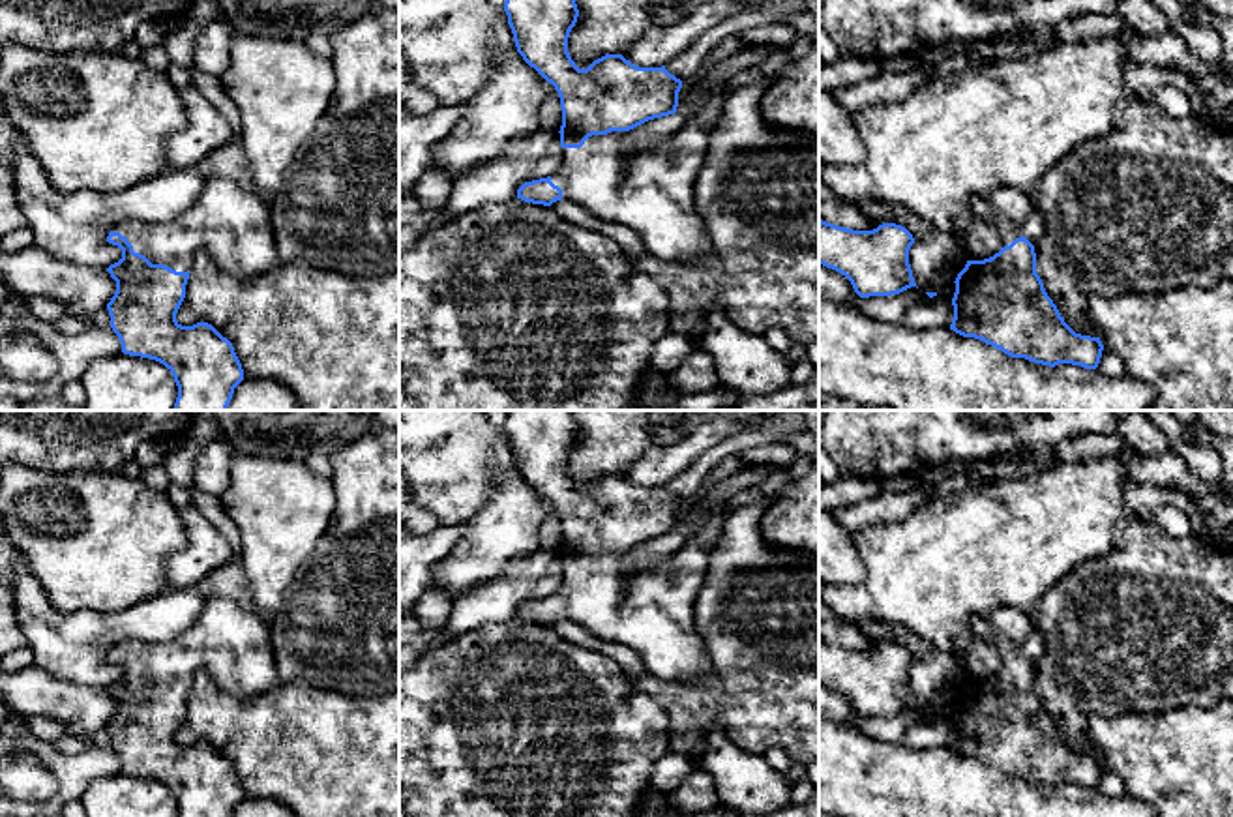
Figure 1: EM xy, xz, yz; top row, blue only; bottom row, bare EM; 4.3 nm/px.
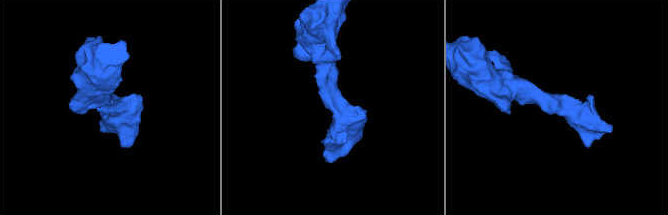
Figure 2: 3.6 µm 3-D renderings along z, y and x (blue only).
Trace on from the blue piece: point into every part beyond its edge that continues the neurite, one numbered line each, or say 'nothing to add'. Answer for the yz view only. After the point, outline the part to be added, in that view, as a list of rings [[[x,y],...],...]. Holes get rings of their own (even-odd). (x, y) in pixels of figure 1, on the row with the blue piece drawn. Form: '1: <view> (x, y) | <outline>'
1: yz (982, 208) | [[[974,197],[971,201],[971,214],[973,217],[980,217],[999,232],[1003,247],[1023,236],[1021,229],[1008,217],[1003,217],[988,199]]]

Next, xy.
1: xy (233, 225) | [[[229,176],[208,178],[199,201],[172,221],[146,225],[124,219],[111,230],[126,236],[133,251],[152,264],[165,264],[176,272],[189,272],[197,251],[204,251],[221,270],[236,277],[259,275],[279,262],[268,199],[244,189]]]

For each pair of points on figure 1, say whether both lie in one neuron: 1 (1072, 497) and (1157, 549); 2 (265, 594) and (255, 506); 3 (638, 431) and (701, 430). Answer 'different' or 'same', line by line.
1: different
2: same
3: different

